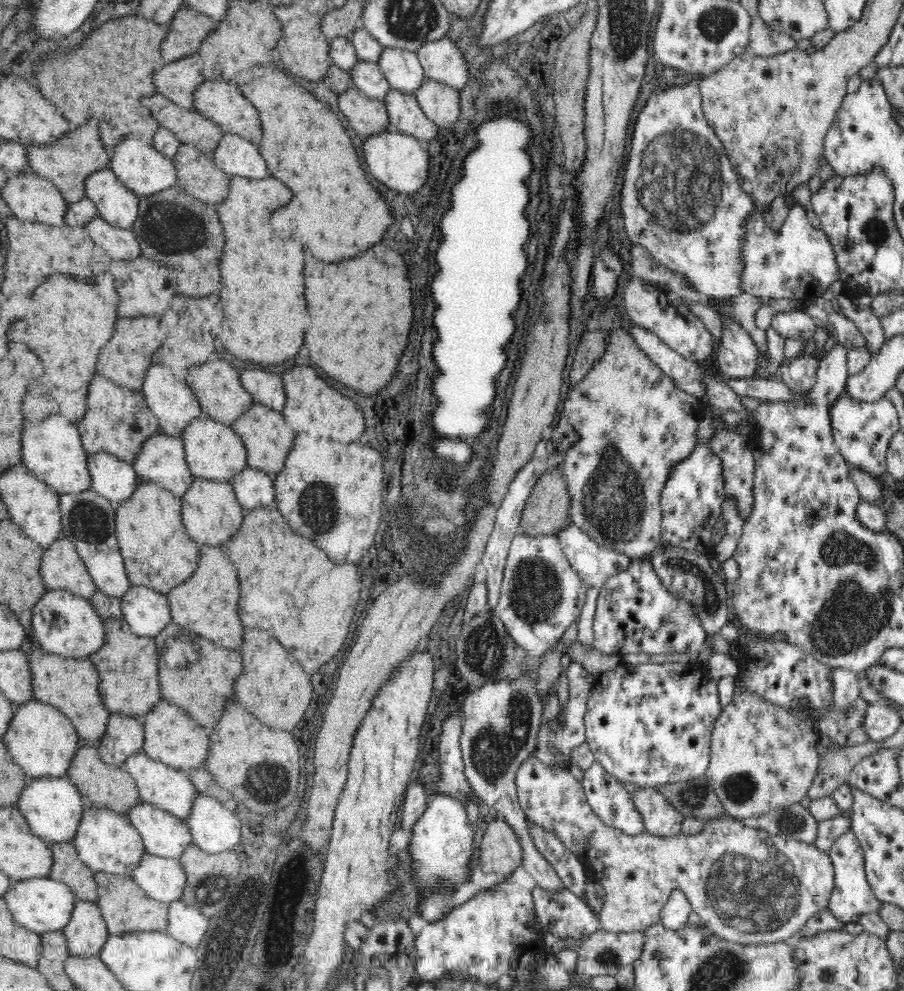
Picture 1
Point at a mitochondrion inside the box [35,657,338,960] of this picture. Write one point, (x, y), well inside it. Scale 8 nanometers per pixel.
(266, 775)

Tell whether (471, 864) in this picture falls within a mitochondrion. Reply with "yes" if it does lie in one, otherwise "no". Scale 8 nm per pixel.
no

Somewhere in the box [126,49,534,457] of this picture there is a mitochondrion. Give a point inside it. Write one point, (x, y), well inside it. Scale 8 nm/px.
(168, 230)

